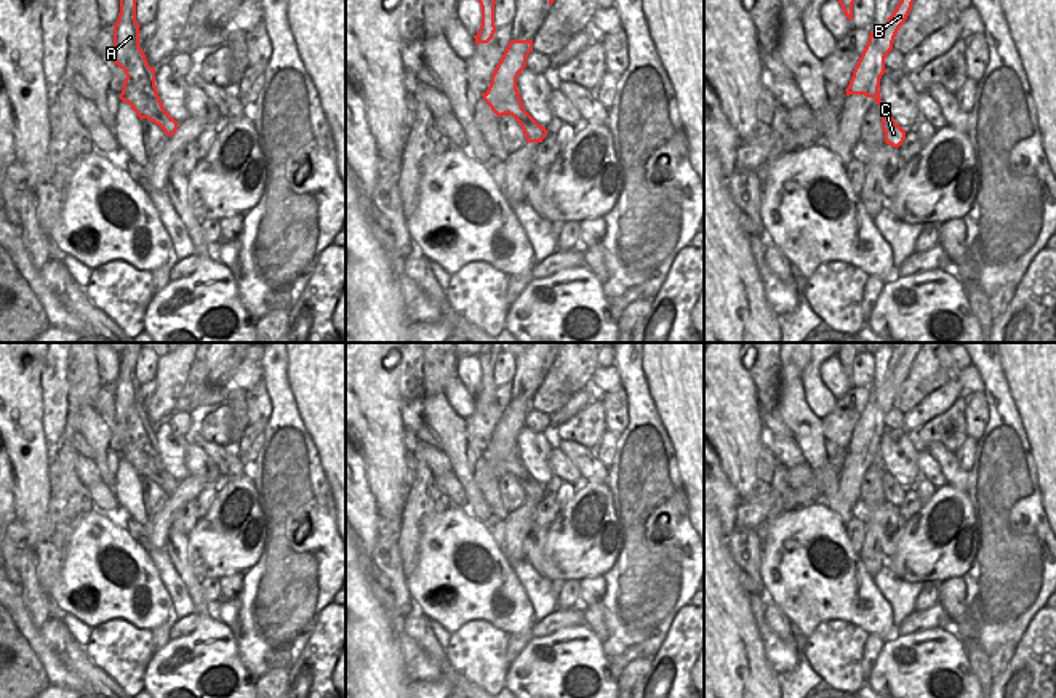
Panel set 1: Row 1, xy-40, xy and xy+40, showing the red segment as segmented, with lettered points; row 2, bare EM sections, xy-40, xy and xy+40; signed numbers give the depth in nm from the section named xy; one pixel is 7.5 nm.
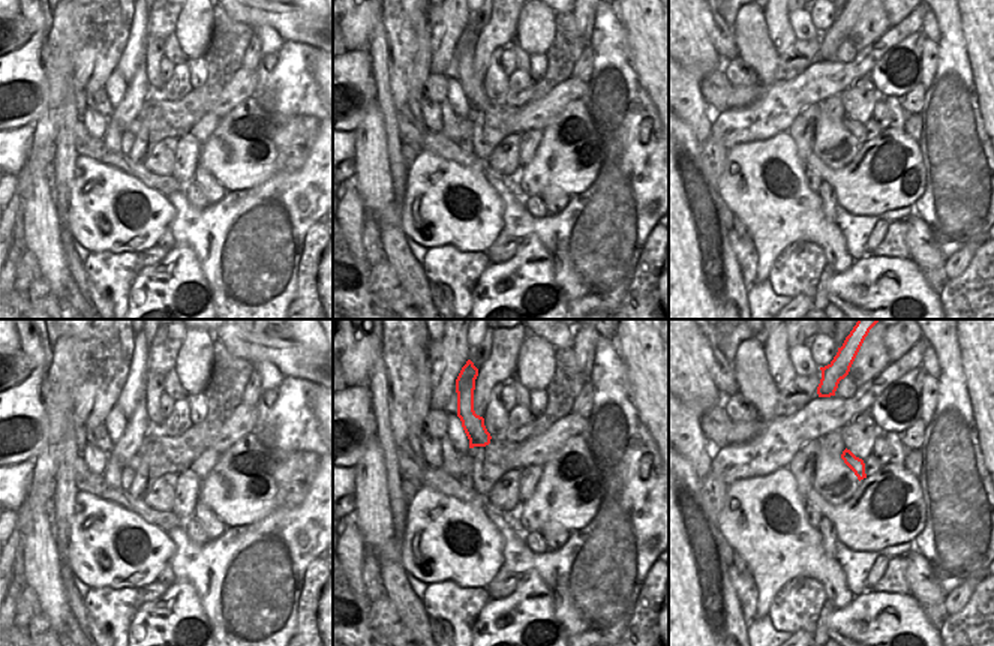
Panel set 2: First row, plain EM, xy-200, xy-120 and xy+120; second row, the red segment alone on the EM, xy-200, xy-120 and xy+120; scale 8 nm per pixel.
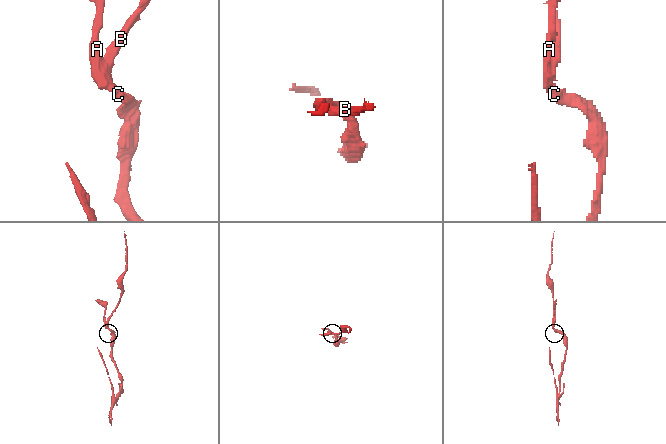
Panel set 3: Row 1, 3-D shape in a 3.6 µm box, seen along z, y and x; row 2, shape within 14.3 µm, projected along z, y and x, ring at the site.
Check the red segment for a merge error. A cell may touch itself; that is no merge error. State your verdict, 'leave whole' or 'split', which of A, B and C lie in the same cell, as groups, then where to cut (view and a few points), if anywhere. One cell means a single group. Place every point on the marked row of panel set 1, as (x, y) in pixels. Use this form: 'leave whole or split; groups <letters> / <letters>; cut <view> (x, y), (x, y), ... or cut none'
split; groups A C / B; cut xy (516, 88), (511, 98), (484, 100)

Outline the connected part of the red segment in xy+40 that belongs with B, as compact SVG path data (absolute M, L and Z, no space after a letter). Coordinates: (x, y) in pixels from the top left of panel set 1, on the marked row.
M901 0L888 18L888 21L877 30L872 30L869 42L853 70L846 96L864 94L867 98L880 98L880 78L885 70L885 58L893 50L894 37L899 27L906 22L914 0Z

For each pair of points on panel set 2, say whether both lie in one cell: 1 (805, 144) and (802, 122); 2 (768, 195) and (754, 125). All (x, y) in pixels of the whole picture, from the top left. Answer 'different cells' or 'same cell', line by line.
1: same cell
2: different cells

